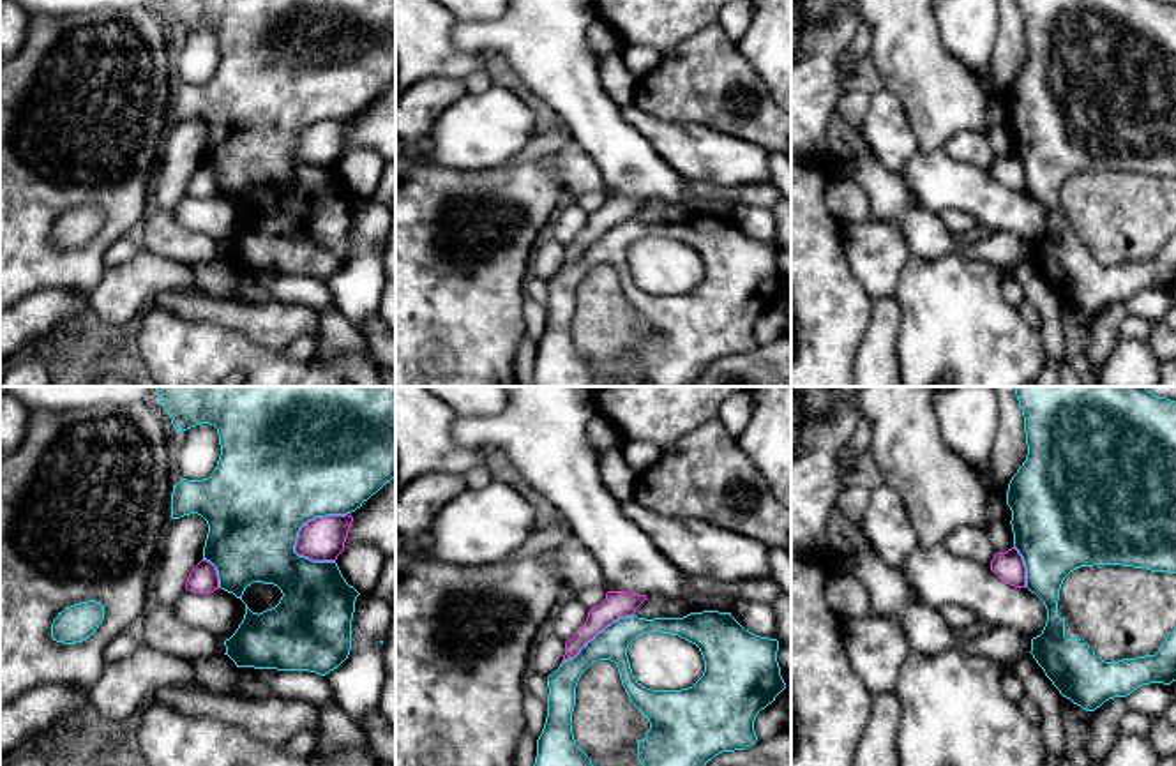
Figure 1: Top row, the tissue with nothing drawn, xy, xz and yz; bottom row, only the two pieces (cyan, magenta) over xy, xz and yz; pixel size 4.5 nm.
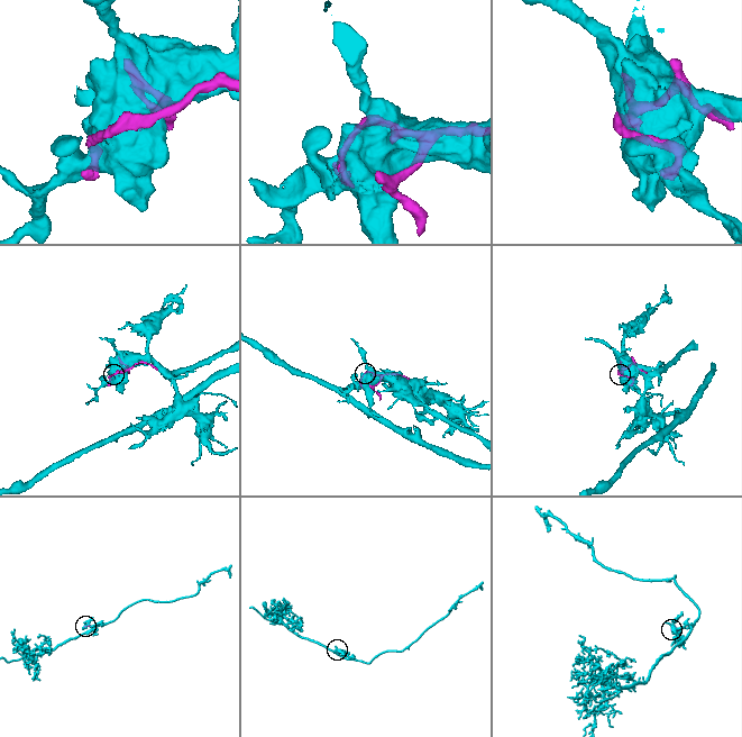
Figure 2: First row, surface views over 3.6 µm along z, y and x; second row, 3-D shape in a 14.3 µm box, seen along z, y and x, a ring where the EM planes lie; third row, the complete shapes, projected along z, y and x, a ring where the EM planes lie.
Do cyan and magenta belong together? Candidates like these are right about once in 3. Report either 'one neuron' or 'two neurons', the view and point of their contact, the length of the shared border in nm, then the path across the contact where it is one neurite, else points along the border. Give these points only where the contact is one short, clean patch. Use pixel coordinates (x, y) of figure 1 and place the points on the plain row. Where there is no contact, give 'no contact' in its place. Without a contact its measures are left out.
two neurons; meets cyan in xy at (311, 124); contact 300 nm long

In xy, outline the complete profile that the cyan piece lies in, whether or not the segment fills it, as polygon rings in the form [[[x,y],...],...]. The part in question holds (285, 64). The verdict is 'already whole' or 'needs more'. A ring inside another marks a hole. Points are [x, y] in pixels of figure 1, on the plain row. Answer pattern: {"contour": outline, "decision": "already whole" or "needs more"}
{"contour": [[[159,0],[159,9],[168,16],[177,37],[184,37],[200,28],[210,28],[217,34],[221,60],[214,78],[203,85],[180,83],[171,97],[171,124],[198,118],[208,129],[208,138],[203,152],[203,164],[210,166],[219,182],[219,192],[233,198],[242,205],[247,191],[253,187],[274,189],[281,194],[279,208],[263,217],[253,217],[245,208],[245,219],[235,238],[224,245],[226,258],[237,272],[277,274],[277,275],[309,275],[320,281],[337,274],[351,254],[351,224],[355,205],[360,199],[346,187],[335,166],[313,166],[295,157],[295,148],[300,132],[327,120],[346,120],[355,116],[376,99],[387,86],[396,81],[396,0]]], "decision": "already whole"}

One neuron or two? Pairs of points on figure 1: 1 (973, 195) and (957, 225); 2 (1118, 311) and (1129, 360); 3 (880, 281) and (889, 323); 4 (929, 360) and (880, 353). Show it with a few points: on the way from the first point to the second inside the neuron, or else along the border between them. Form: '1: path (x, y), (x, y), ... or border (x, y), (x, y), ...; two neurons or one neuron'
1: border (940, 212), (963, 210), (979, 223); two neurons
2: border (1122, 339), (1100, 367); two neurons
3: border (892, 293), (874, 299); two neurons
4: border (901, 315), (897, 367); two neurons

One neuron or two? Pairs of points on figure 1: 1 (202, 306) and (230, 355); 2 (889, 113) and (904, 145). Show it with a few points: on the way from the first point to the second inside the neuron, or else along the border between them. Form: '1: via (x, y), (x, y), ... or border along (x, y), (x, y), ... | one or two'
1: border along (172, 313), (188, 320), (223, 323), (251, 339) | two
2: via (889, 120), (889, 129), (897, 138) | one

